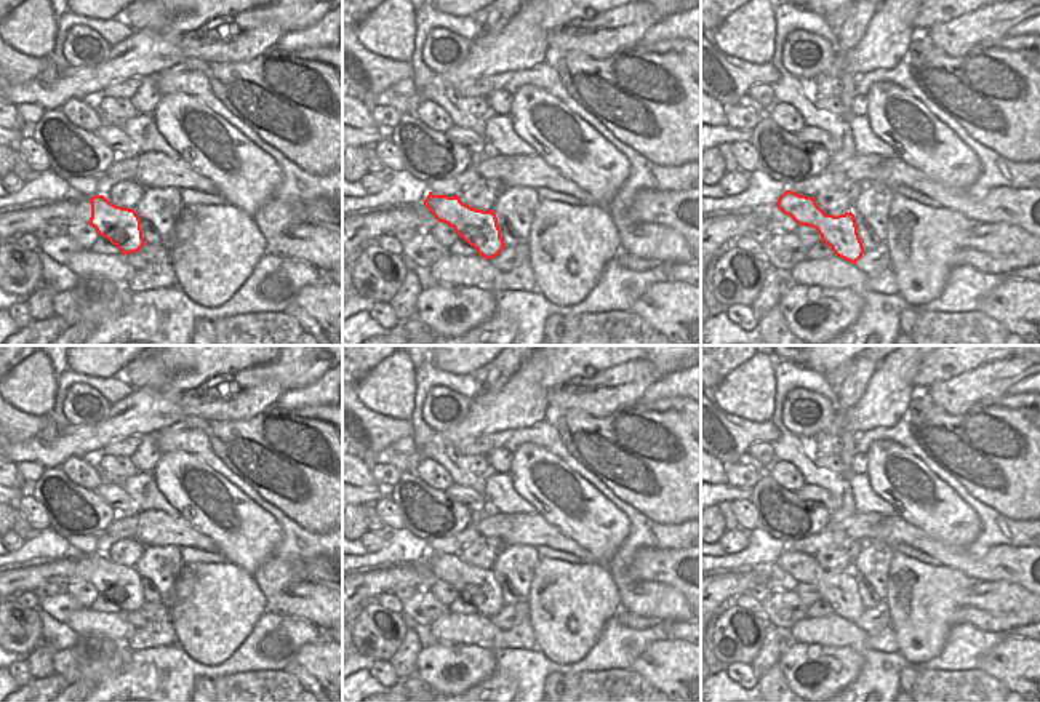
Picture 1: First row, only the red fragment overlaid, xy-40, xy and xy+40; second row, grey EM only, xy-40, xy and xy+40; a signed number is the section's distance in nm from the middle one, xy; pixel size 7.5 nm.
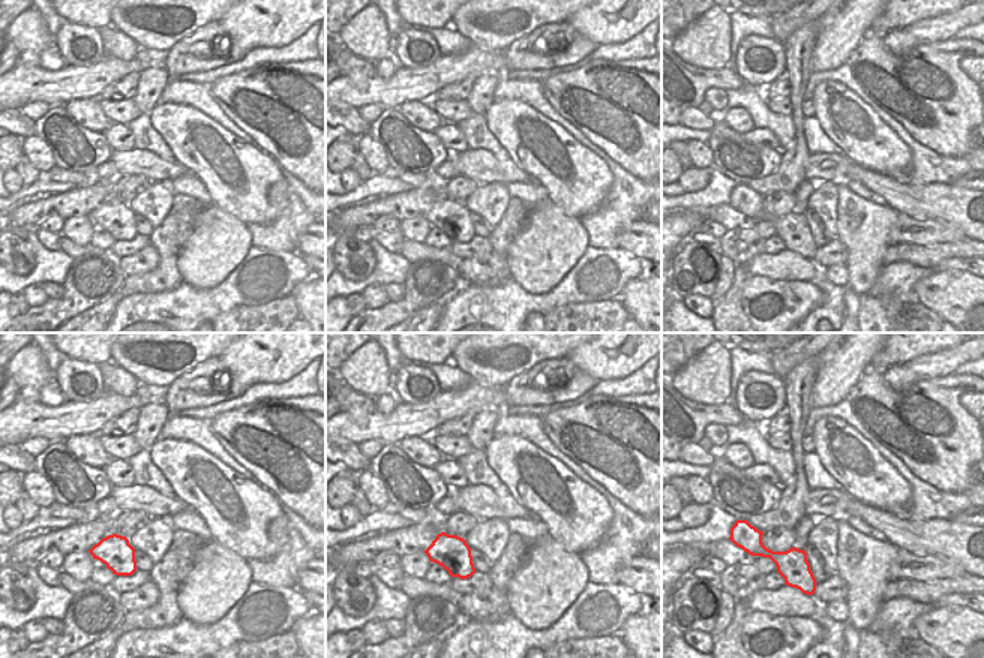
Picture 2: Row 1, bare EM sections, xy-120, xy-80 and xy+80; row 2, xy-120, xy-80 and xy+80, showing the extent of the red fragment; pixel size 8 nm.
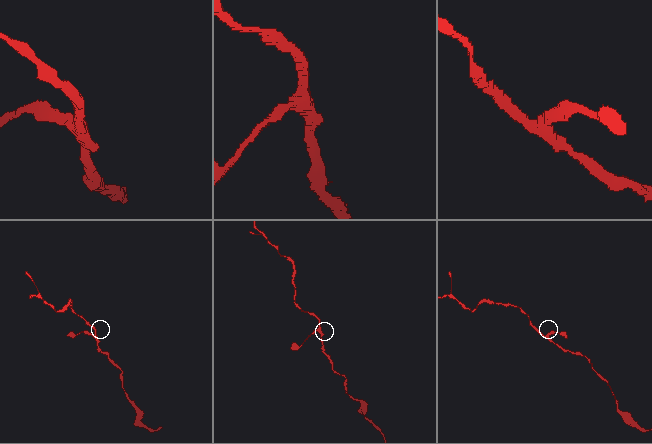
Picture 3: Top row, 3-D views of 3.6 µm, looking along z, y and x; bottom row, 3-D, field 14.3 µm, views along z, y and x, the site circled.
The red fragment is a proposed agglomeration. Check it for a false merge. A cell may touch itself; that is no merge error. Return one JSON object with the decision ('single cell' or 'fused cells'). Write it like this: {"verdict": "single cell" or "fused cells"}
{"verdict": "single cell"}

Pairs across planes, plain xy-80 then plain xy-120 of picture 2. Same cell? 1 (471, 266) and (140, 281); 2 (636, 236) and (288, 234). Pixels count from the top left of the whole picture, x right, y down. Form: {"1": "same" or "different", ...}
{"1": "different", "2": "different"}

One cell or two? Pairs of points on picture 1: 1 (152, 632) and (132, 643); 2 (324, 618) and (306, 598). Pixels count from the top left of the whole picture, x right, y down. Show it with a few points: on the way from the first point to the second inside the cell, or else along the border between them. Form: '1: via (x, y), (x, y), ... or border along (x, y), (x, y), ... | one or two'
1: via (148, 637), (136, 642) | one
2: via (320, 613), (311, 603) | one

